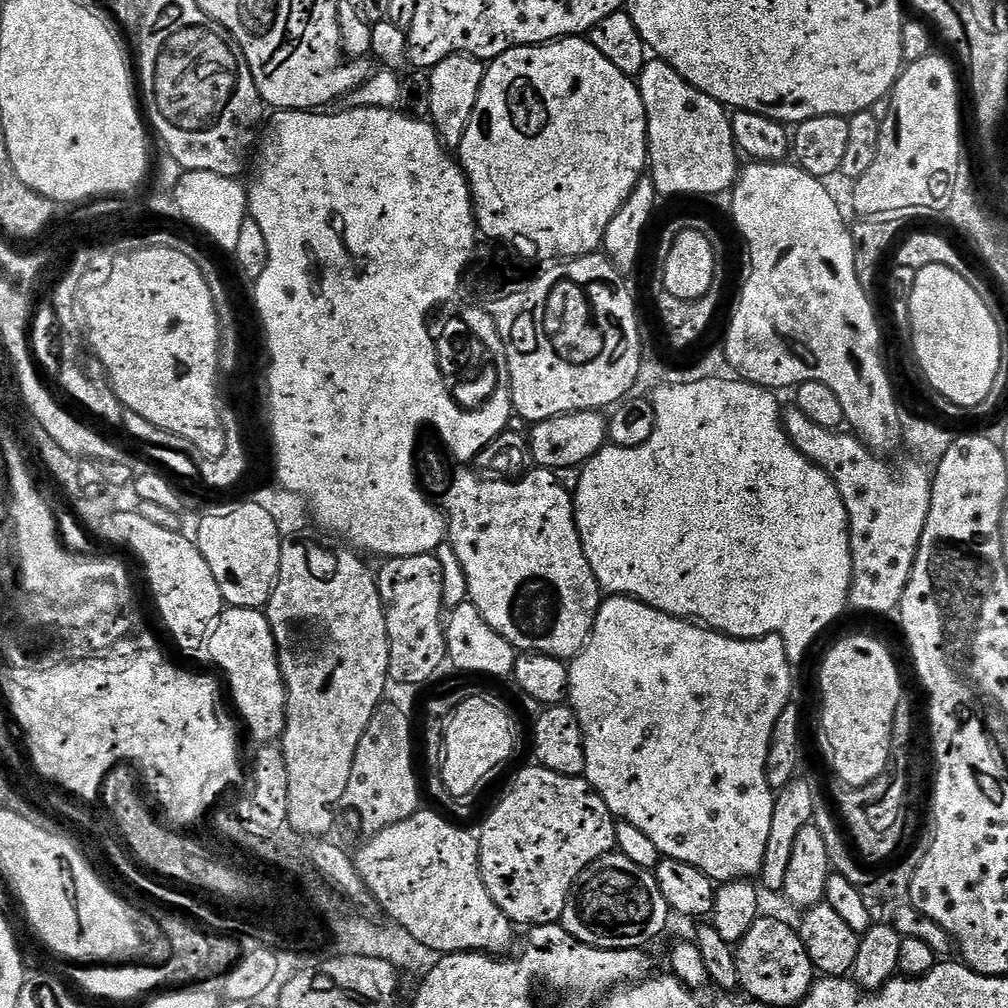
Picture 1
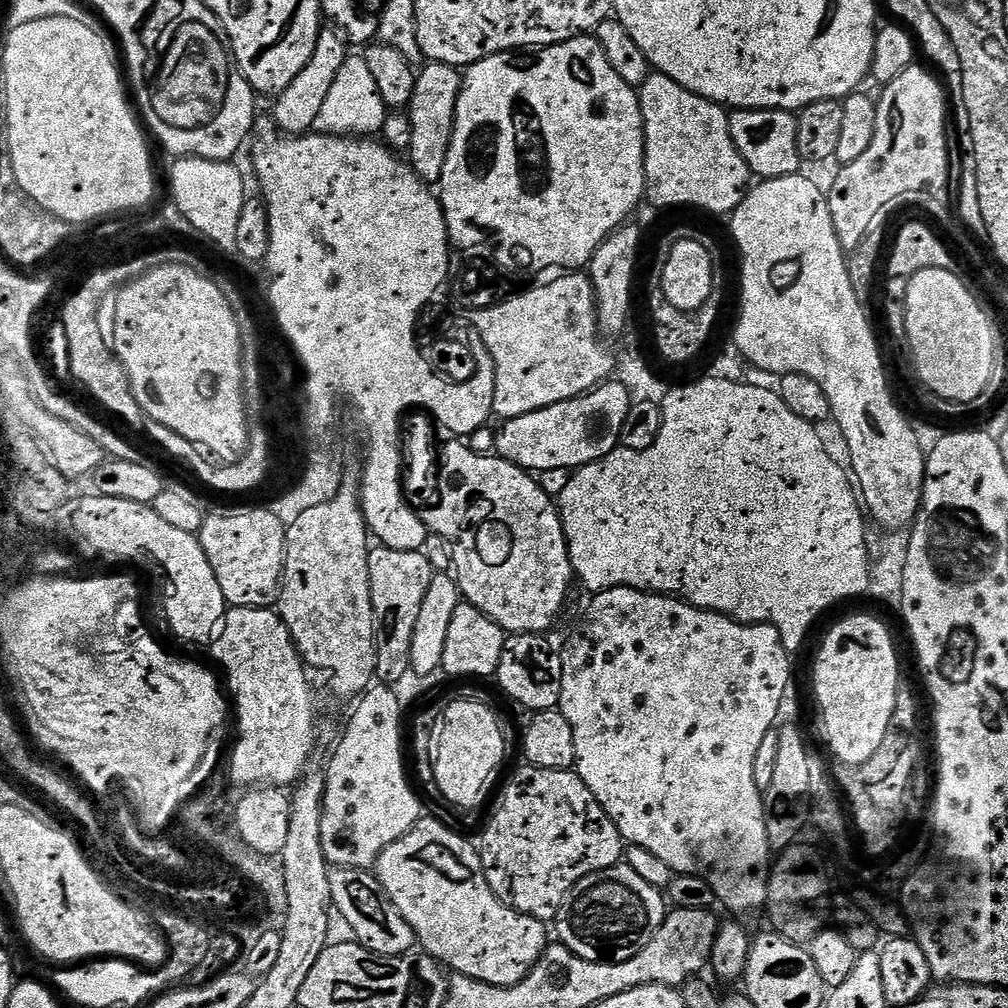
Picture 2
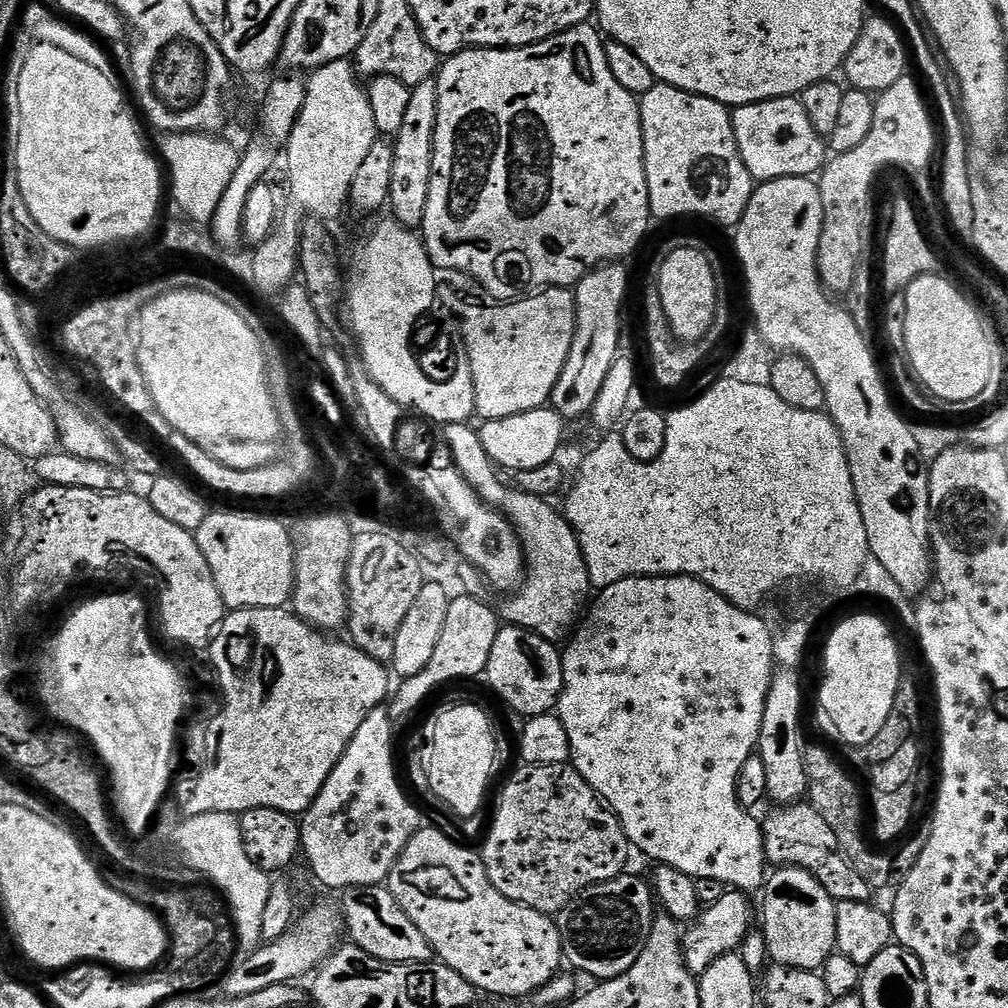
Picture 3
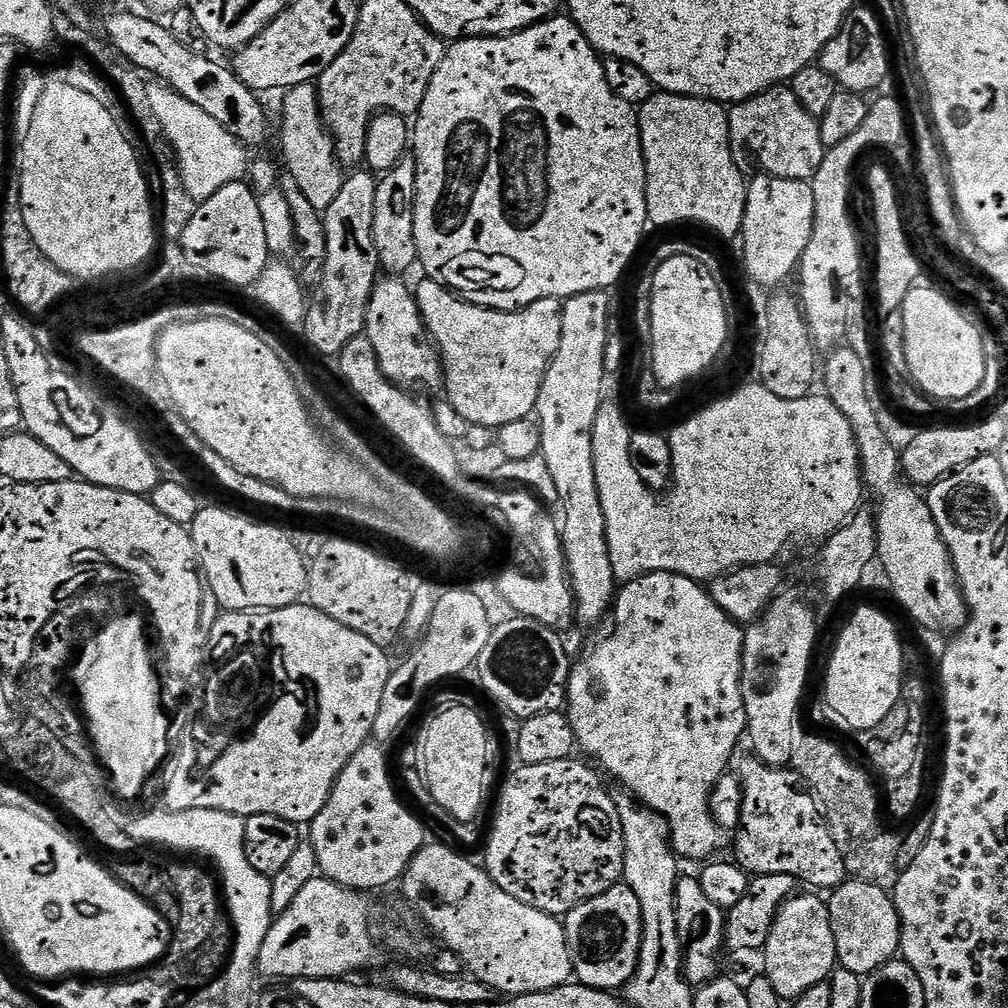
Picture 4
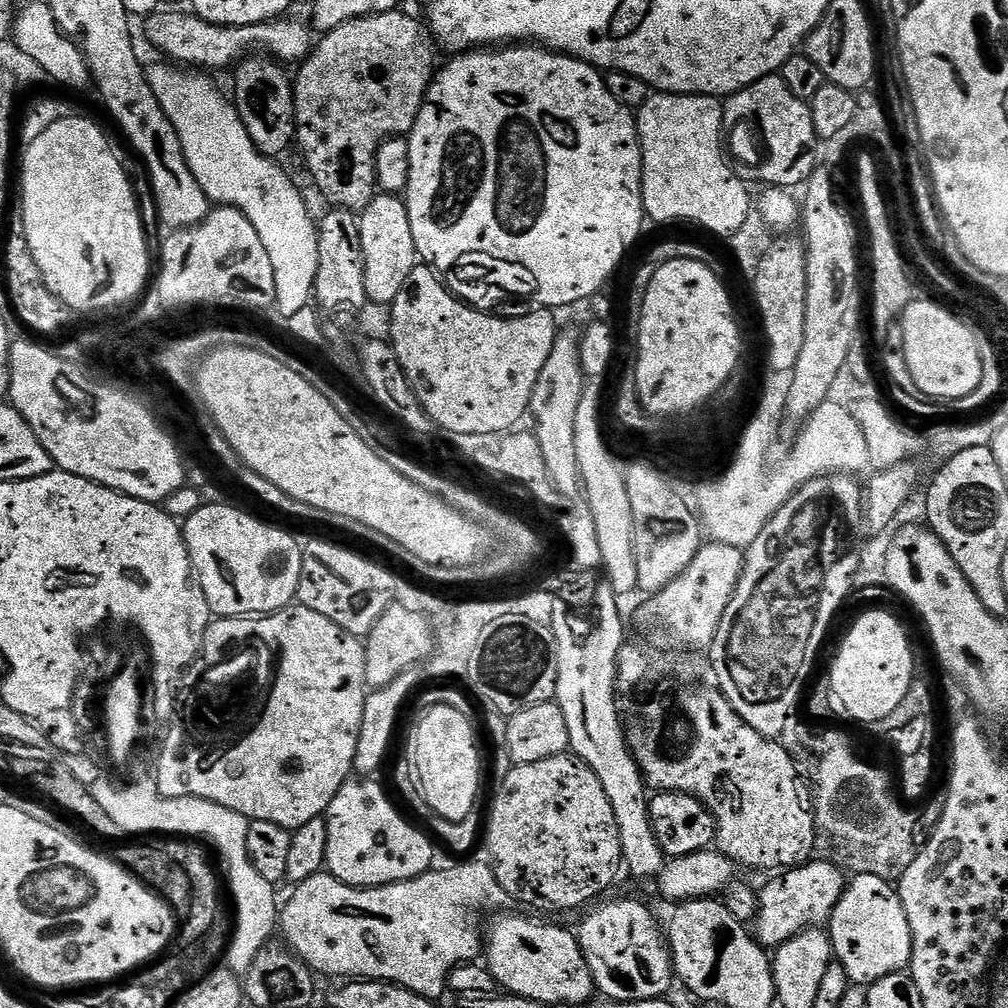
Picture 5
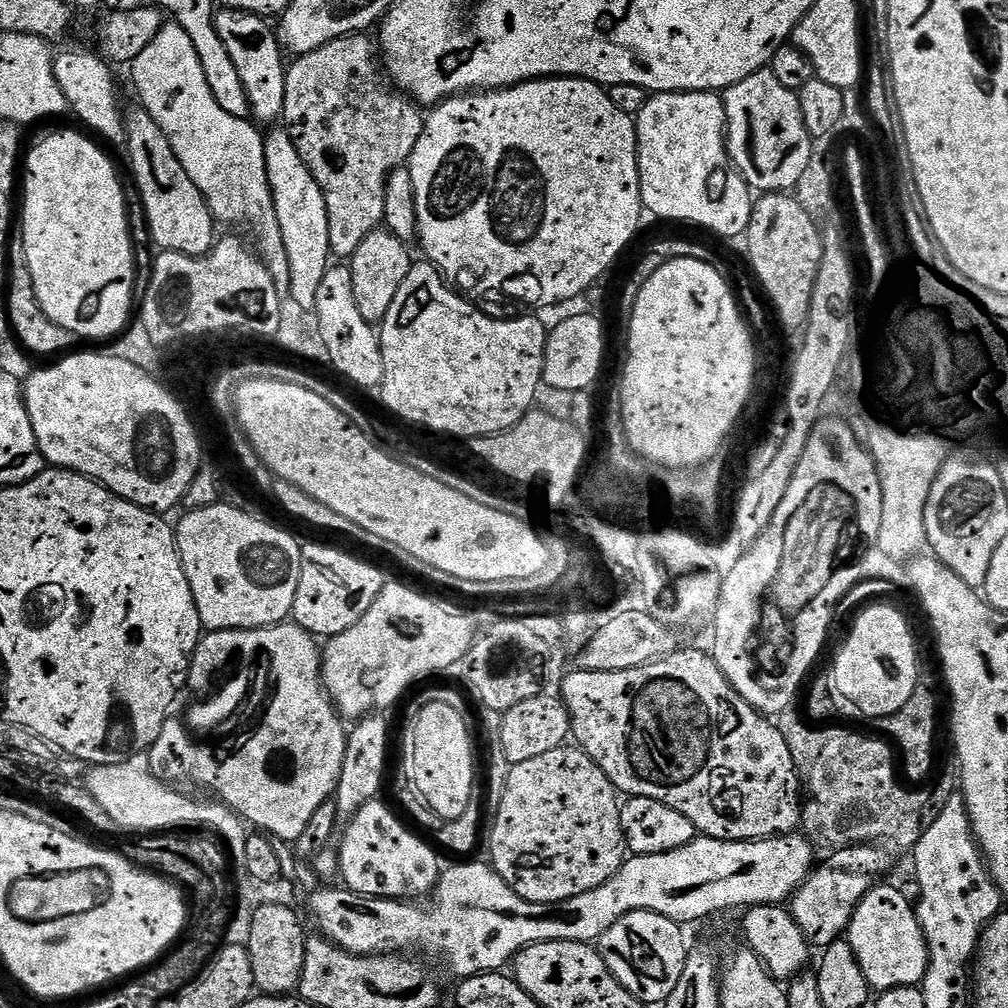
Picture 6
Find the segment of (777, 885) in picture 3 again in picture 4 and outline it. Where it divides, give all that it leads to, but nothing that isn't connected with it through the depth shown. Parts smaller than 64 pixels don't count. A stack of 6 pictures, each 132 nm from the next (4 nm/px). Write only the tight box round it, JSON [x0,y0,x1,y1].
[762,894,837,1002]

